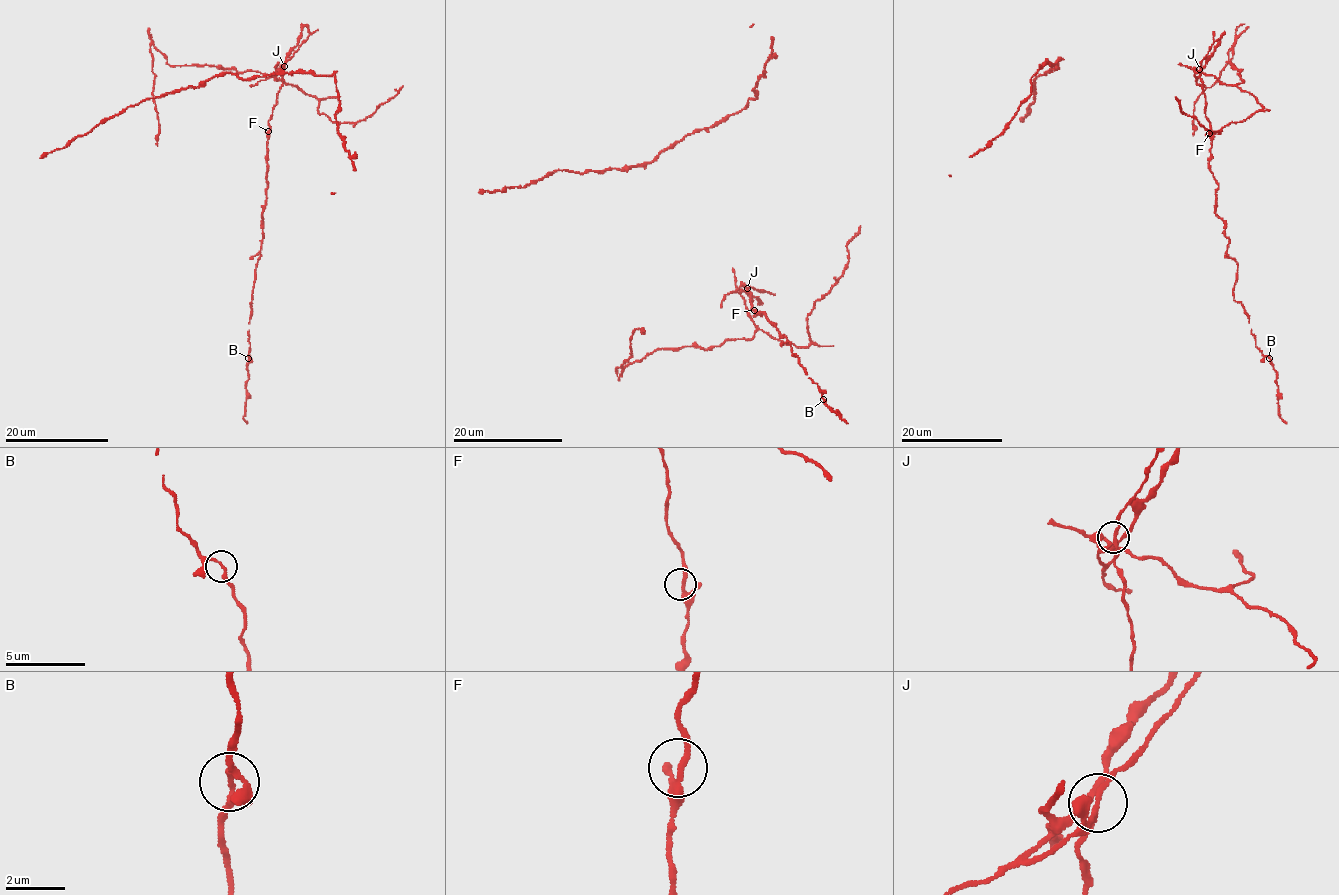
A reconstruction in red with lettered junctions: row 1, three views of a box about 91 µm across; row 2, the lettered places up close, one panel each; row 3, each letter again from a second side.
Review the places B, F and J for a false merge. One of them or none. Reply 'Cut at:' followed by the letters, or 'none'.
Cut at: J

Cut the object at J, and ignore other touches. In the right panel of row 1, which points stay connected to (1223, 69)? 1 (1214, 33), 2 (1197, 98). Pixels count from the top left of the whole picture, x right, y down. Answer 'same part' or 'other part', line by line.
1: other part
2: same part

